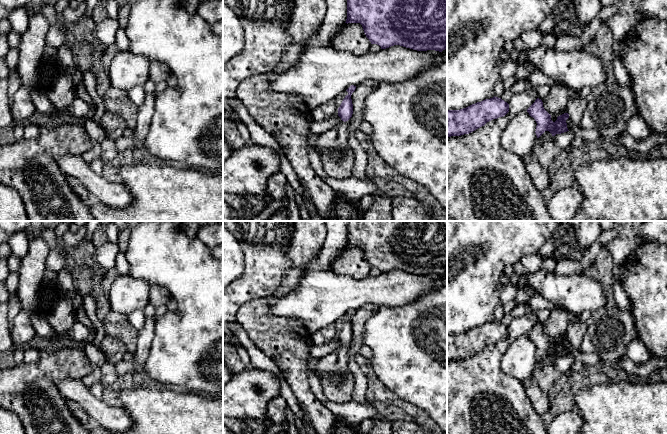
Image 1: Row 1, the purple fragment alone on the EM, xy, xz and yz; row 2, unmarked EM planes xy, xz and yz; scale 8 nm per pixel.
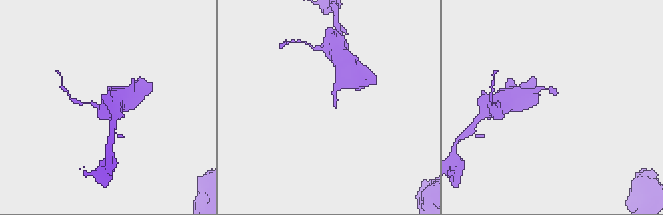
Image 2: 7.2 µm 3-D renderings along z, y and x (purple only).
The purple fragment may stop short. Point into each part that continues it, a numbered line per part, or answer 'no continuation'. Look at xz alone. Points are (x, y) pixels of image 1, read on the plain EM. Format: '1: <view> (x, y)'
1: xz (337, 381)

